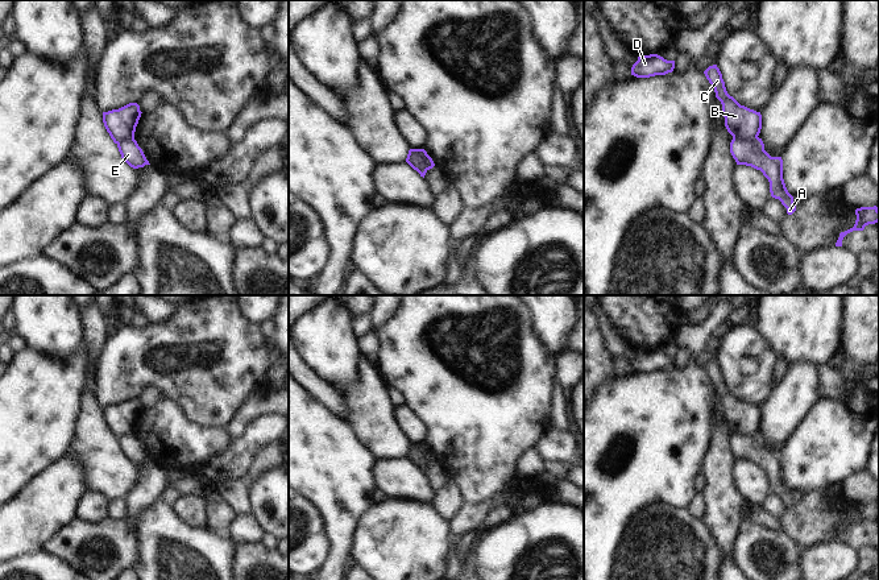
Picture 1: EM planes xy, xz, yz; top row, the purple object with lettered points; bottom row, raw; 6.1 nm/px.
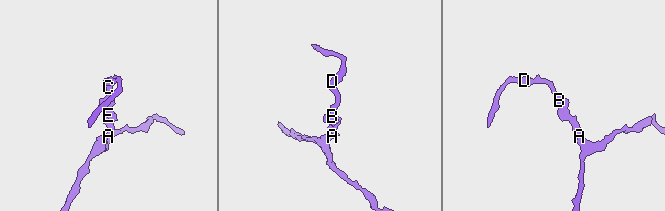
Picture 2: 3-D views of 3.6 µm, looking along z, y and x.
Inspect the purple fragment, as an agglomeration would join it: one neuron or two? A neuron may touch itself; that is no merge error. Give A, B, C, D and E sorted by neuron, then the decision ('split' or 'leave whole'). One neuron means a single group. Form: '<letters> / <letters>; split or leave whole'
A E / B C D; split

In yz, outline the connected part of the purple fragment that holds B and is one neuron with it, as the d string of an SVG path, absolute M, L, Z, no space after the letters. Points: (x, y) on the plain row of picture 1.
M717 360L709 361L704 369L714 384L716 393L722 399L725 422L733 434L754 435L758 432L762 424L760 407L741 401L727 389L722 369Z

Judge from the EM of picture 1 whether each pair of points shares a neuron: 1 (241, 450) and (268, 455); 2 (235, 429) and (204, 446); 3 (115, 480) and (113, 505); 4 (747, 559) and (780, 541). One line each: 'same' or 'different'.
1: different
2: different
3: different
4: same

